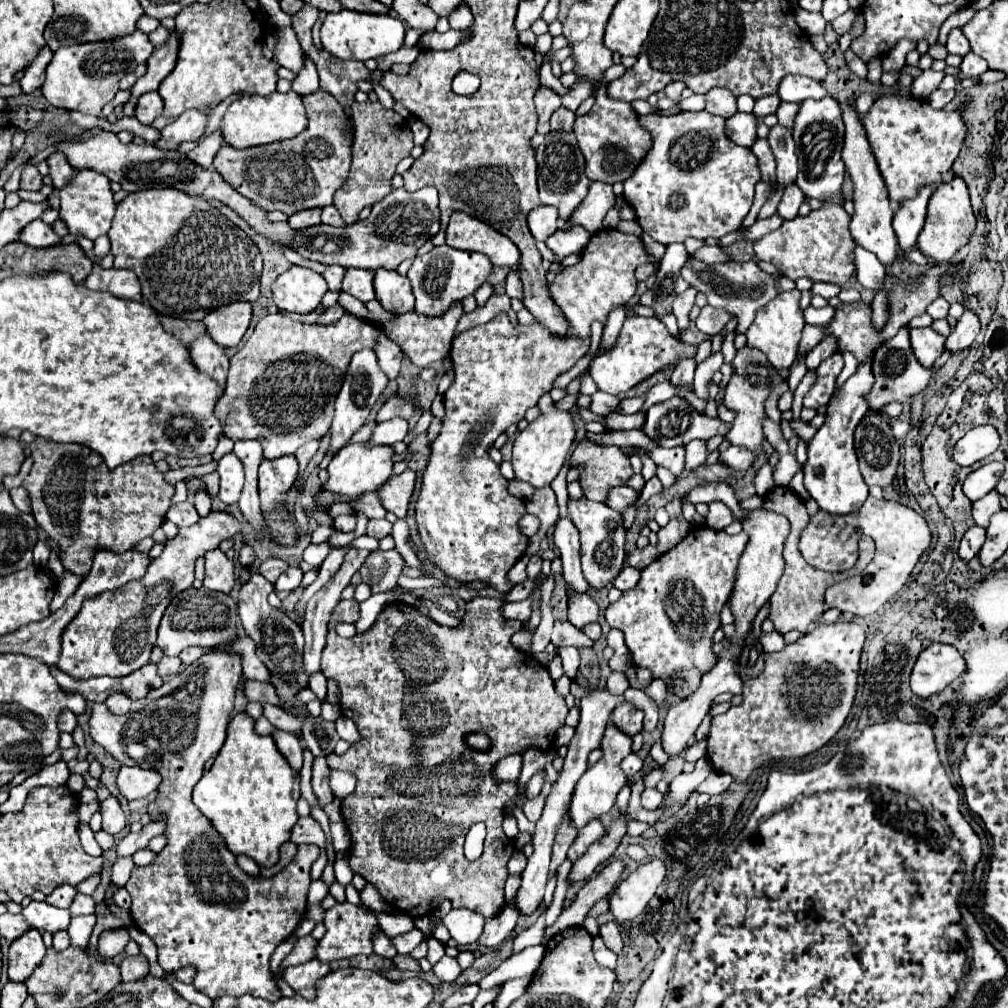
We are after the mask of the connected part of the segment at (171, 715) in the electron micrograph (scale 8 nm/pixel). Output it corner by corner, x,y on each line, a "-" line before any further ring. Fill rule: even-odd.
224,642
214,650
202,654
202,658
186,666
184,672
176,674
160,688
152,690
152,694
134,700
130,712
124,716
116,716
104,704
96,702
90,714
90,736
94,738
94,742
104,746
120,764
130,764
130,756
126,752
130,744
142,744
146,748
146,758
140,762
140,766
154,768
162,774
158,798
150,804
148,812
150,816
164,814
168,822
168,828
164,832
168,836
168,844
150,866
136,866
124,886
132,896
130,916
134,924
154,940
158,948
158,964
168,974
184,966
196,966
194,988
212,1000
220,996
238,998
244,994
252,994
276,1002
282,998
282,994
272,980
270,956
282,940
290,938
290,934
298,928
306,914
306,896
312,882
310,868
320,856
320,848
316,844
298,844
296,856
290,864
286,864
282,872
272,878
250,876
238,868
234,854
224,844
220,844
220,834
216,832
216,828
212,828
210,820
192,802
192,788
204,774
204,762
208,758
214,758
224,744
228,720
234,710
236,686
242,676
240,654
230,652
228,646
232,646
232,642

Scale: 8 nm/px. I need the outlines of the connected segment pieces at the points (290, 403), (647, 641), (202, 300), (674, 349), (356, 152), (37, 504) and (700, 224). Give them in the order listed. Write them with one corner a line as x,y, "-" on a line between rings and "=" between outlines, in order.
270,314
262,318
250,340
230,358
230,372
224,396
216,404
216,418
222,424
224,434
230,440
264,440
264,458
278,458
284,454
294,454
302,444
310,440
320,440
332,424
334,400
344,382
344,374
350,366
354,352
362,348
374,348
380,336
380,326
374,322
362,320
354,314
344,314
340,320
328,326
308,326
294,322
282,314
=
706,526
694,528
678,546
674,546
674,548
668,550
666,554
658,556
650,566
646,566
646,568
642,570
640,582
638,582
632,590
622,592
622,598
606,608
606,620
608,620
608,624
614,626
614,628
620,628
620,630
624,632
624,640
626,640
626,646
628,646
628,650
630,650
630,654
632,654
634,666
636,666
636,668
646,668
646,670
650,670
650,672
652,672
652,678
664,680
664,684
666,684
666,688
668,688
668,694
672,694
672,696
676,694
676,678
672,678
672,674
674,674
676,670
694,670
694,668
696,668
696,670
700,670
700,672
704,674
704,672
712,670
712,666
716,666
716,662
718,662
718,656
712,652
712,644
714,644
714,642
712,642
712,636
714,636
714,632
716,632
718,626
720,626
720,610
722,610
722,606
724,606
724,600
730,598
732,582
736,580
736,566
738,566
740,554
744,552
746,542
748,542
748,536
746,536
744,532
740,532
740,534
736,534
736,536
728,536
728,534
724,534
724,532
708,530
=
150,188
150,190
138,190
138,192
132,192
128,194
118,206
116,206
116,216
112,220
112,228
108,232
108,238
110,238
110,252
114,256
114,266
116,268
128,268
132,270
140,284
142,284
142,296
144,296
144,302
148,302
158,314
162,316
170,316
170,318
184,318
184,320
202,320
208,312
216,310
218,306
224,306
224,304
230,304
230,302
238,302
238,300
246,300
246,302
254,302
260,294
260,272
262,272
262,256
256,248
256,244
252,242
252,238
242,232
234,222
230,222
222,212
218,212
210,202
206,202
204,198
200,196
188,196
180,190
174,190
174,188
=
628,316
624,320
624,326
620,330
620,336
618,336
614,348
607,351
606,354
598,356
592,362
590,374
592,374
594,382
598,384
598,390
618,396
618,394
630,390
632,386
636,386
638,382
642,382
644,378
648,378
650,374
654,374
656,370
676,364
678,360
694,356
694,354
696,354
696,346
682,344
680,340
670,336
666,326
660,320
656,320
654,316
652,318
=
380,102
352,104
350,120
354,124
350,176
344,186
334,194
334,206
338,208
340,216
348,226
358,220
364,206
374,206
392,190
390,178
394,176
398,162
410,156
410,150
414,148
408,120
396,114
394,110
386,110
=
36,438
30,444
30,450
34,464
24,480
24,486
32,498
34,520
60,546
62,566
76,576
88,574
88,570
92,568
92,558
98,550
128,550
128,542
130,548
134,548
140,540
152,536
154,530
162,526
164,516
172,506
174,486
164,480
164,474
156,470
150,456
136,456
132,458
132,462
116,466
116,470
108,470
108,466
104,466
104,458
92,454
88,446
76,446
74,442
62,444
48,442
46,438
=
706,110
700,112
682,112
676,116
638,116
640,126
652,136
652,146
636,166
632,178
624,182
624,198
636,210
636,220
642,226
644,234
650,234
662,244
684,242
684,238
694,236
706,240
710,236
722,238
728,232
734,232
742,226
742,220
748,216
748,210
754,200
754,184
760,180
756,166
756,156
750,148
736,146
726,134
726,120
714,116

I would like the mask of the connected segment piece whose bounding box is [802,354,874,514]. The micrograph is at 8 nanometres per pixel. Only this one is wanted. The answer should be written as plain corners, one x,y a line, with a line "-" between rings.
870,354
864,362
858,362
856,372
830,398
828,408
826,408
826,420
816,430
816,434
812,436
812,440
808,442
808,460
802,466
804,486
810,492
810,496
816,500
816,504
820,506
820,510
828,510
830,514
850,514
850,512
856,512
856,510
860,510
860,506
868,498
868,486
866,486
866,482
864,482
864,478
860,474
860,468
858,468
858,458
856,458
852,434
854,434
854,428
858,426
860,418
870,410
870,406
868,406
868,390
872,388
872,382
874,382
874,378
872,378
872,358
874,356

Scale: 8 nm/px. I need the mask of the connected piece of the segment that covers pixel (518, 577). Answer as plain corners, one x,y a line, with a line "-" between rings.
525,554
509,571
507,578
513,585
524,582
527,579
526,567
530,556

